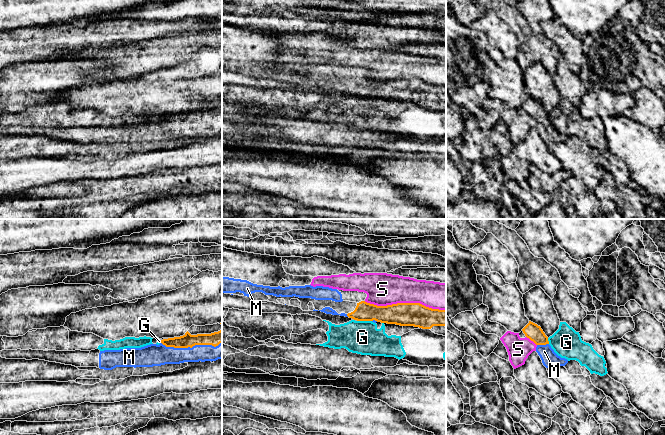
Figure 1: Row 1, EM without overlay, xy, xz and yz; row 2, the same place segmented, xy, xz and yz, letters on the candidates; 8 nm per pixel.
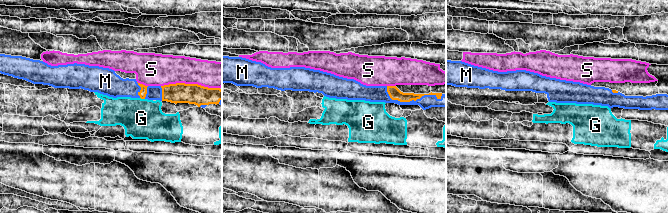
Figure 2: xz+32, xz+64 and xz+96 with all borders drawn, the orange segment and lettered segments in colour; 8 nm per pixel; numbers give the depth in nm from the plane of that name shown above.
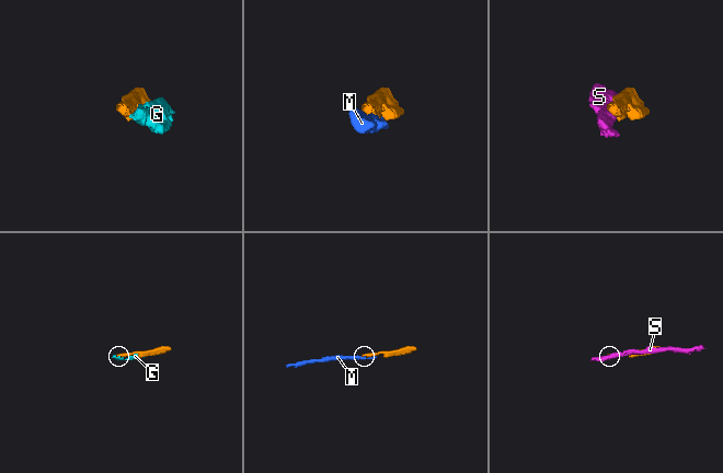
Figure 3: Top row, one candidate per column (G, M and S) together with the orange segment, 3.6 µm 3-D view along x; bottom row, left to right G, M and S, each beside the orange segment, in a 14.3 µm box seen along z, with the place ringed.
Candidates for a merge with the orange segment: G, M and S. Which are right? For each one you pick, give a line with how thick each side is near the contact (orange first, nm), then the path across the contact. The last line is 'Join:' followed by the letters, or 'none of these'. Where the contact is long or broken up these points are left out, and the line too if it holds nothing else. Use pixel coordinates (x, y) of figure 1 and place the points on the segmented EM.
M: Thickness 110 nm (orange) against 160 nm
Join: M

